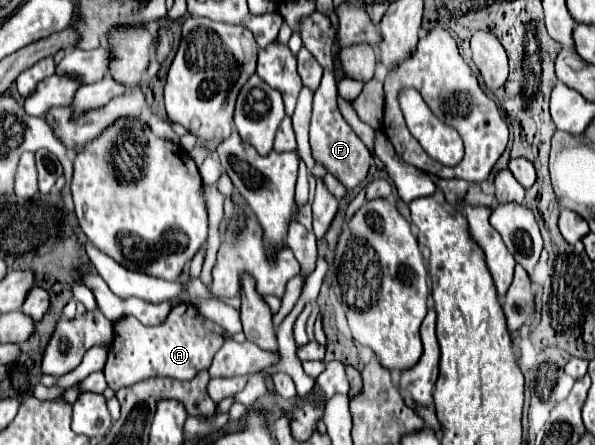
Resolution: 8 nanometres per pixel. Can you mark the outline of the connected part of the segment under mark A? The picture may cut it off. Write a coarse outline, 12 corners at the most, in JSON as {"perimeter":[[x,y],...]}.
{"perimeter":[[190,304],[152,328],[114,326],[112,390],[152,376],[190,380],[230,334]]}

